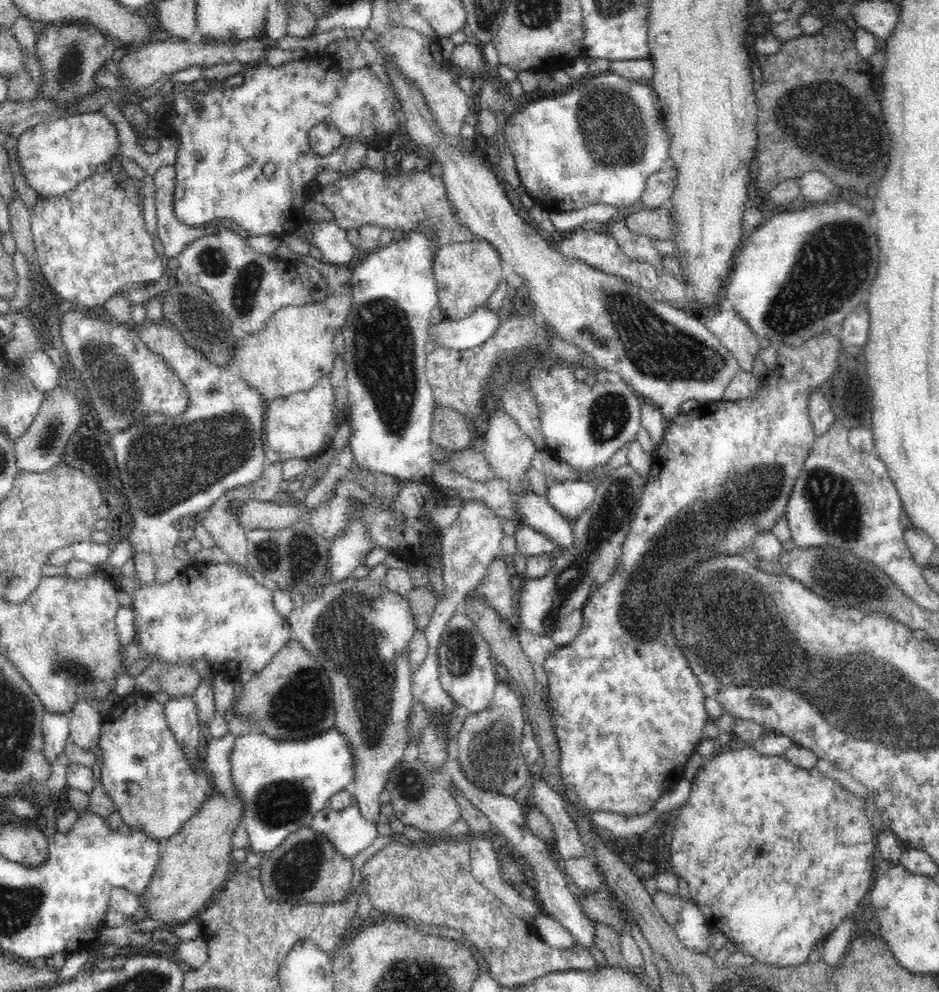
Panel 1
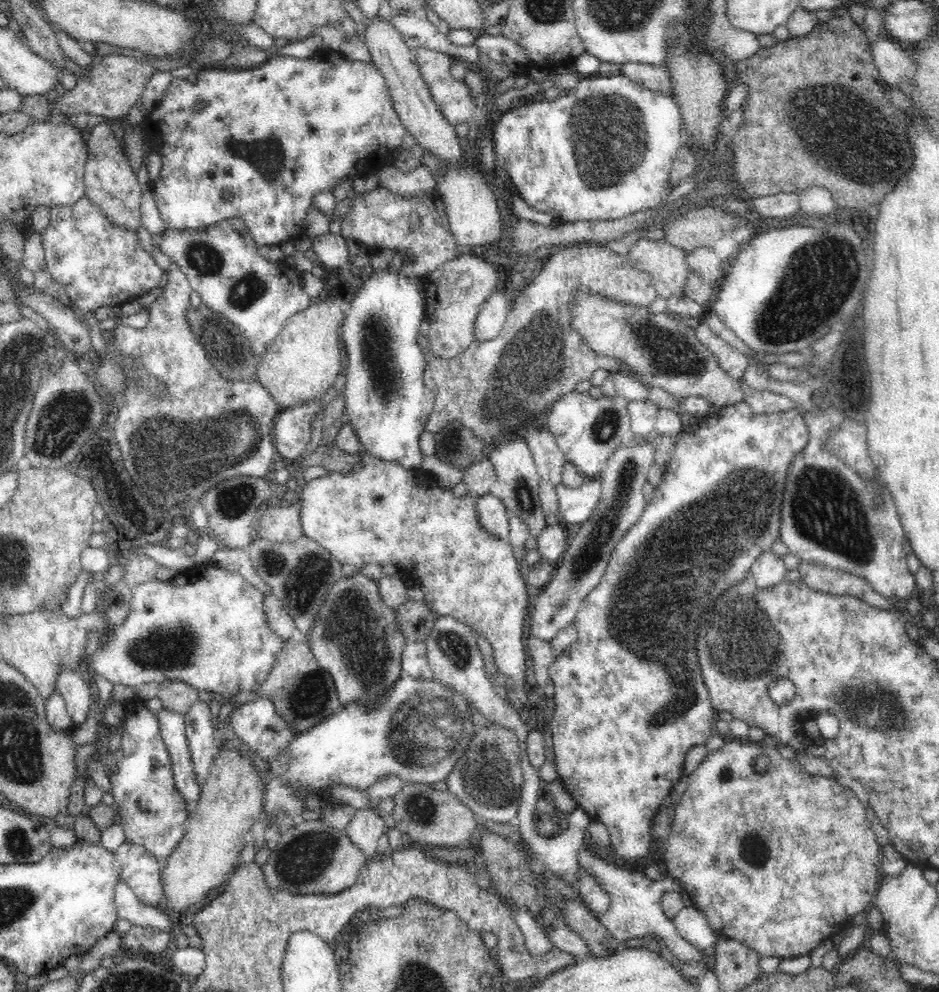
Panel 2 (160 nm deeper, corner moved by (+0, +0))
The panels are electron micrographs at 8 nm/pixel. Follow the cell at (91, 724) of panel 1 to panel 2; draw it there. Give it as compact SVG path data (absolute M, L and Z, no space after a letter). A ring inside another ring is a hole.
M62 667L56 675L56 686L64 697L65 707L76 727L86 721L92 694L88 680L83 674Z

